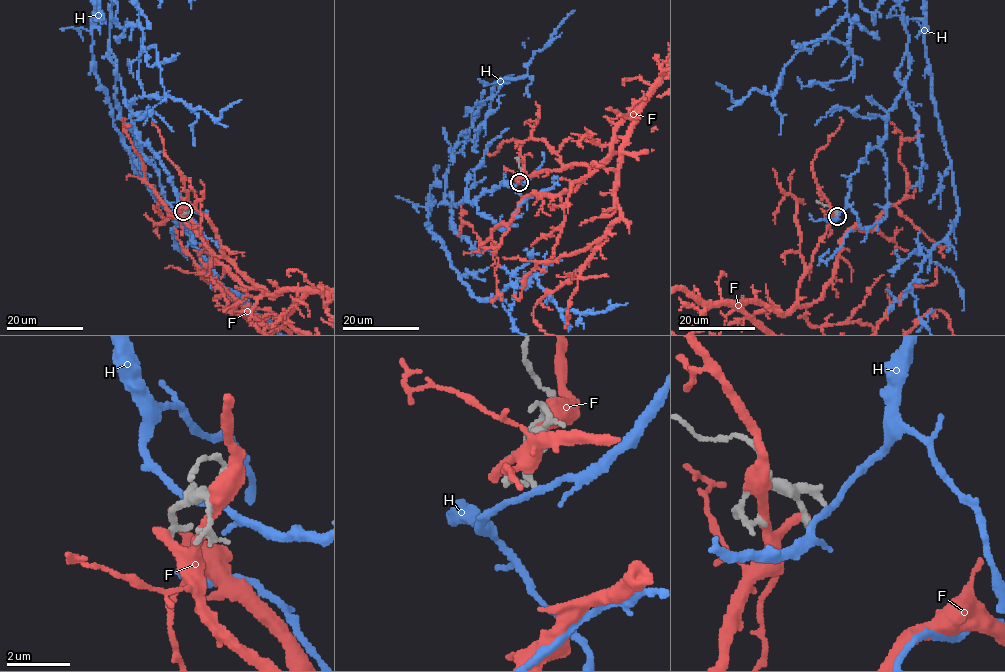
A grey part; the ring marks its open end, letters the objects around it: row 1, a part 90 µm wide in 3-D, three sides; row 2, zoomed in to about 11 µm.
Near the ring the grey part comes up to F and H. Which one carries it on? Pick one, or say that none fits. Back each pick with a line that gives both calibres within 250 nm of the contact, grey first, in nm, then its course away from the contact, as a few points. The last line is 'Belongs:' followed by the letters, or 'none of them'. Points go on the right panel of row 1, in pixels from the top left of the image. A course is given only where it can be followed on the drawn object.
Belongs: none of them

